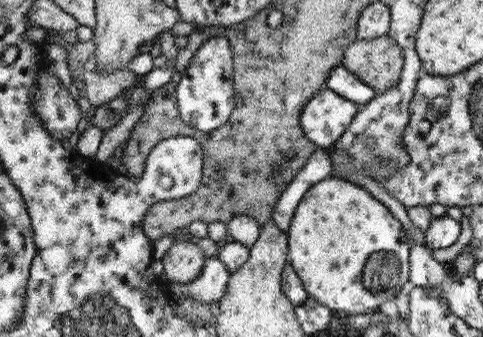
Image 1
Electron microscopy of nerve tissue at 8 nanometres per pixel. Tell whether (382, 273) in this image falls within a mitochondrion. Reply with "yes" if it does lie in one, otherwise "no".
yes

